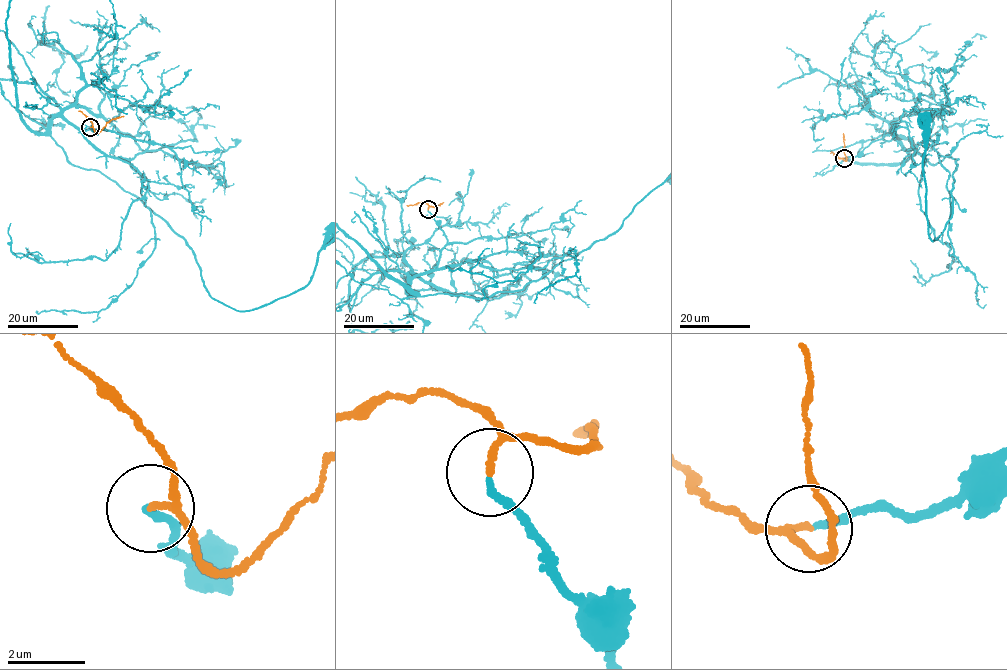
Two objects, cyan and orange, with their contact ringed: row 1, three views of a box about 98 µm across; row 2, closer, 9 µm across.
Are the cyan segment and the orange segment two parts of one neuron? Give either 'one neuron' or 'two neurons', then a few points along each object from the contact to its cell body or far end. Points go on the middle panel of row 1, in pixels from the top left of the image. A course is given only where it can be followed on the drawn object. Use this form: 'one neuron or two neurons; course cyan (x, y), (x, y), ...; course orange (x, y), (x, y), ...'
one neuron; course orange (427, 209), (443, 202)

